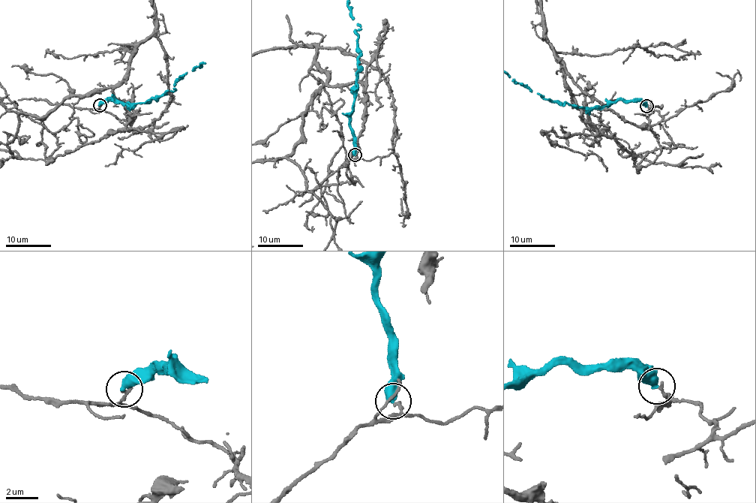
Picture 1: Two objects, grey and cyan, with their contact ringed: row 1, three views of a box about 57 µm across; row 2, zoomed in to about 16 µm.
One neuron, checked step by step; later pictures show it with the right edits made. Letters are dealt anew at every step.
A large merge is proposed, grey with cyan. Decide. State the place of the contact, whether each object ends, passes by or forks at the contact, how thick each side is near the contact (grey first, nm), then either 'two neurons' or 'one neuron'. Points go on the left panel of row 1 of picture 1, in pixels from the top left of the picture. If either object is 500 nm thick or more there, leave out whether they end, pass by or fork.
at (100, 105); 200 nm thick on the grey side, 550 nm on the other; two neurons

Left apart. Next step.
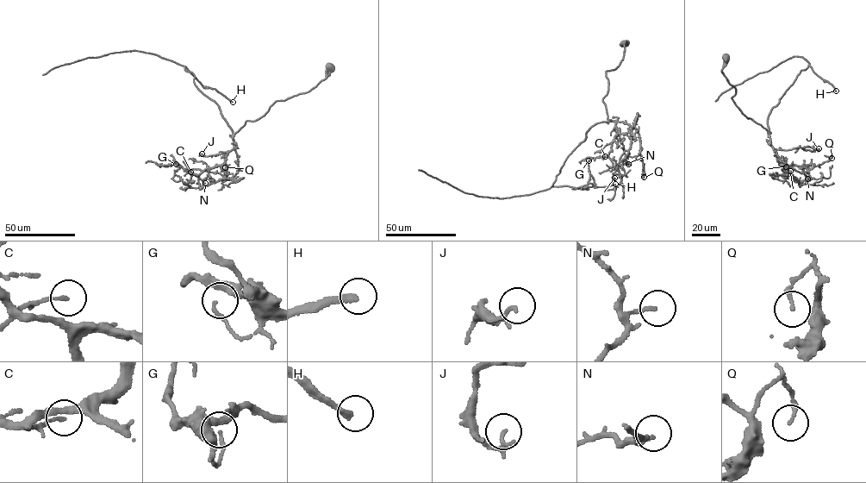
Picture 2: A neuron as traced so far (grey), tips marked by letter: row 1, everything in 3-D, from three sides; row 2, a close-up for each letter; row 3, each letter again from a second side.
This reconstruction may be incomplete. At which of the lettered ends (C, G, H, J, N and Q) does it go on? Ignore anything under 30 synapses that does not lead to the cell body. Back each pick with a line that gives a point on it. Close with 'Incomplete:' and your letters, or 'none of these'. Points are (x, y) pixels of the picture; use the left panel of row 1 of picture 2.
H: (233, 102)
Incomplete: H

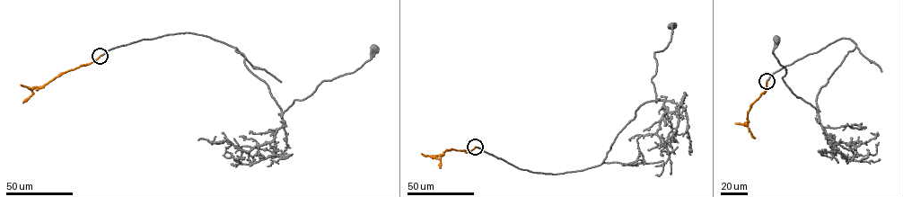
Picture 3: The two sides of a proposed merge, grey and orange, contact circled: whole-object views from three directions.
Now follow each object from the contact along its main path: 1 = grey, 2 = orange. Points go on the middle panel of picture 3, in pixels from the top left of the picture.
1: (475, 147), (531, 172), (600, 165), (638, 107), (657, 100), (654, 54), (665, 49), (672, 26)
2: (475, 147), (470, 151), (446, 149), (442, 155), (434, 157), (440, 159), (440, 167)

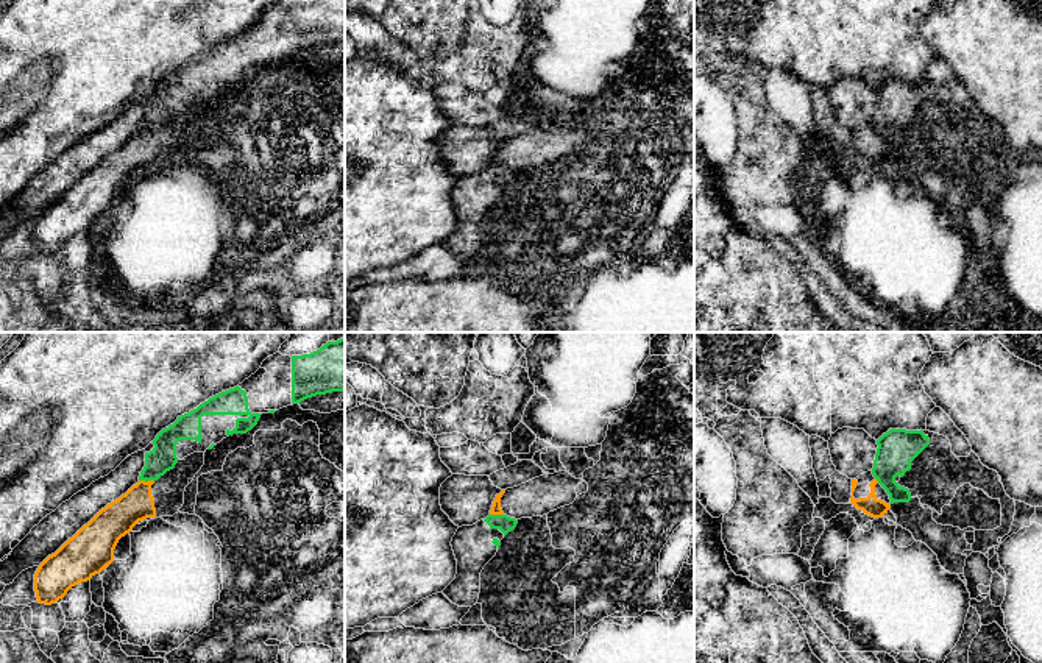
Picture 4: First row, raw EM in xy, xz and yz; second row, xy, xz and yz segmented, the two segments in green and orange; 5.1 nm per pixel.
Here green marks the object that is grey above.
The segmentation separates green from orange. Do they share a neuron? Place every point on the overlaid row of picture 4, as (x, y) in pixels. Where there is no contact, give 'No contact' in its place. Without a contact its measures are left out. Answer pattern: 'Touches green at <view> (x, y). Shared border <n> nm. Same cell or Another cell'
Touches green at xy (147, 481). Shared border 80 nm. Another cell

